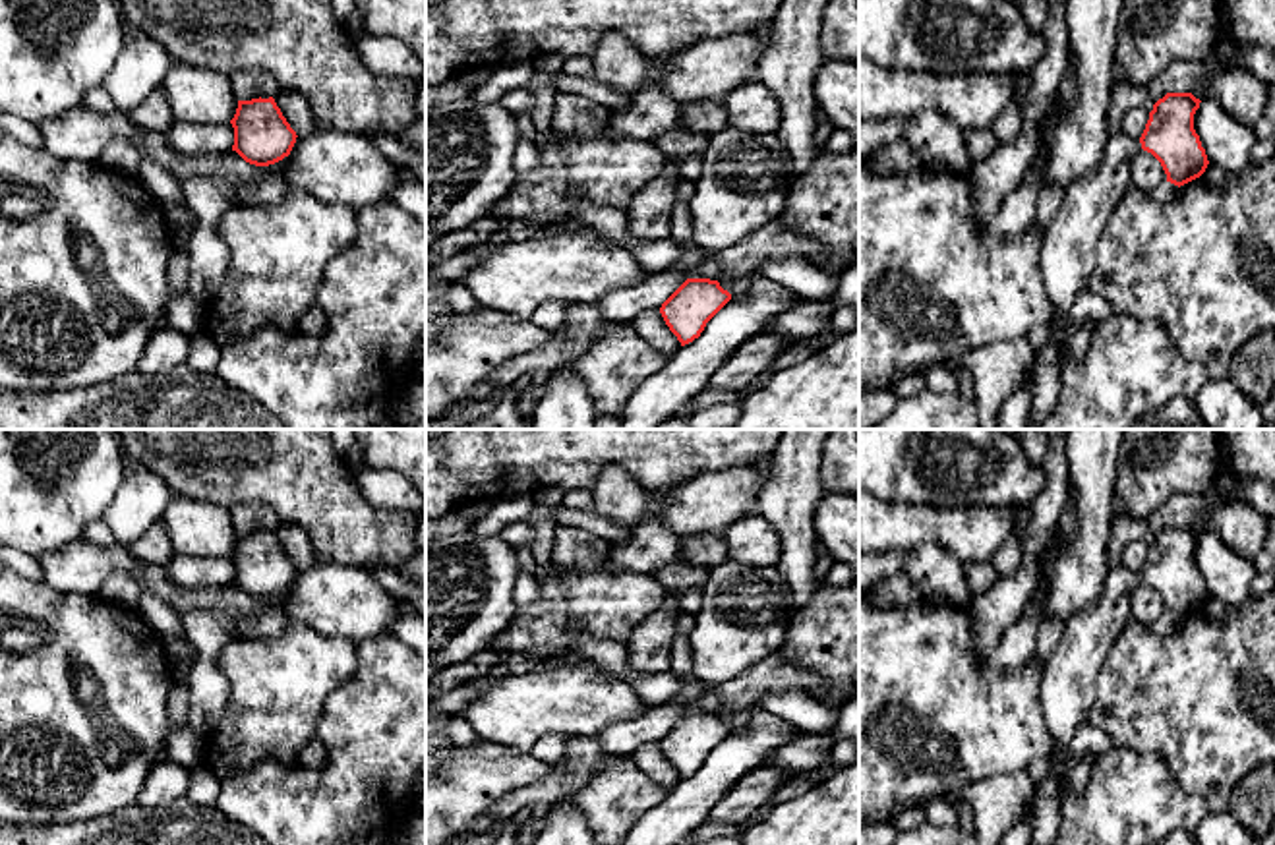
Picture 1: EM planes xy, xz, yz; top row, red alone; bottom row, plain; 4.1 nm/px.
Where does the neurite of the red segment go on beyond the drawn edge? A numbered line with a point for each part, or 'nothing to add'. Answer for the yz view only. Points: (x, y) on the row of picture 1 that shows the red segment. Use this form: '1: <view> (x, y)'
1: yz (1068, 248)

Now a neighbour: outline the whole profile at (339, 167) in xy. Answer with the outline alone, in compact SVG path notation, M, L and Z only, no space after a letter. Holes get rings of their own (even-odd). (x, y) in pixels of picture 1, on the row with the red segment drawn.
M315 128L296 137L286 186L356 213L389 203L399 184L399 164L379 153L364 133Z

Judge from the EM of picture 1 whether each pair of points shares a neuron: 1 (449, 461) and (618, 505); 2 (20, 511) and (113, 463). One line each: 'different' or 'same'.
1: different
2: same

